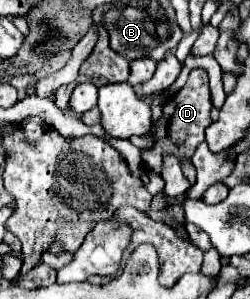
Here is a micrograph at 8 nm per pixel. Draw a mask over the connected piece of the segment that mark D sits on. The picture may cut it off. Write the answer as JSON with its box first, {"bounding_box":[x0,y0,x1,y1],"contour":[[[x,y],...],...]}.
{"bounding_box":[141,68,211,172],"contour":[[[195,68],[189,72],[187,84],[175,94],[171,96],[165,106],[163,106],[163,118],[155,124],[155,146],[151,150],[143,150],[141,158],[145,162],[147,168],[151,168],[153,172],[161,172],[161,156],[165,152],[173,152],[177,158],[191,158],[191,154],[195,152],[195,146],[199,146],[199,142],[203,142],[203,134],[207,124],[211,124],[209,118],[211,112],[211,94],[209,94],[209,78],[207,72],[203,68]]]}

